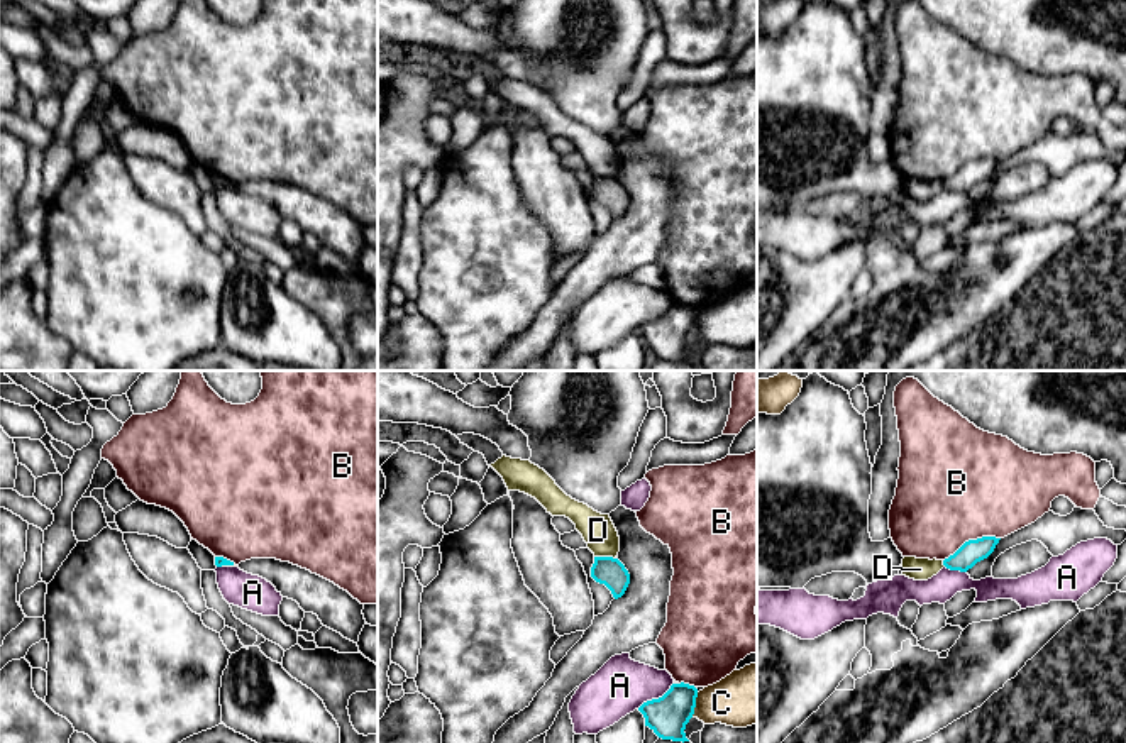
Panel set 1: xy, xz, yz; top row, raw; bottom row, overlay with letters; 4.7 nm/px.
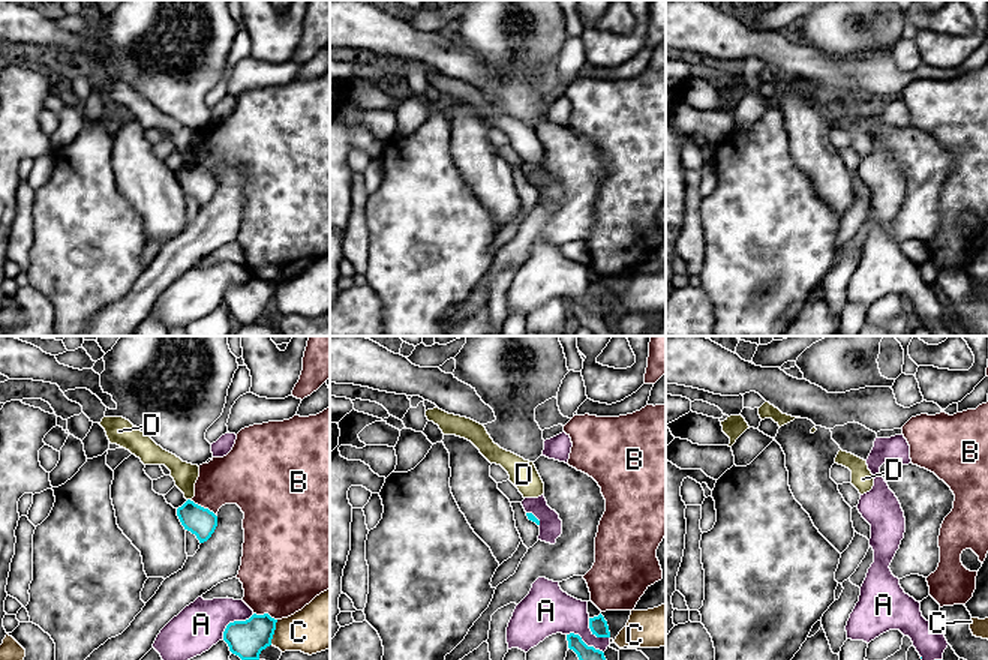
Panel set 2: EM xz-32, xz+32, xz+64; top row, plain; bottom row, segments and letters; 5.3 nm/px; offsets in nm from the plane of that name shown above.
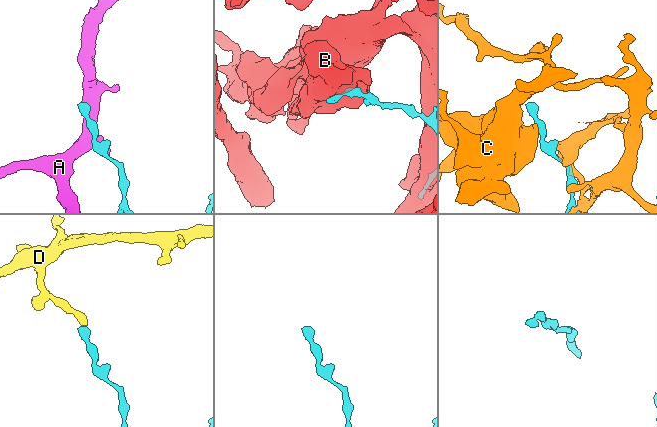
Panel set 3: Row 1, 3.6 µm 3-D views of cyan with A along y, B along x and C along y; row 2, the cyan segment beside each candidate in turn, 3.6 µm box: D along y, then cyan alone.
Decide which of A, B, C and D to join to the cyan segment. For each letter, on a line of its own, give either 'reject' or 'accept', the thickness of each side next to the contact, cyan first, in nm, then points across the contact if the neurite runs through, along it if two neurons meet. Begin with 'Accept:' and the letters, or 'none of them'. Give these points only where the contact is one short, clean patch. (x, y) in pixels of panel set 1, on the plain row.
Accept: none of them
A: reject; 190 nm thick on the cyan side, 260 nm on the other
B: reject; 110 nm thick on the cyan side, 500 nm on the other
C: reject; 190 nm thick on the cyan side, 260 nm on the other
D: reject; 140 nm thick on the cyan side, 160 nm on the other; border along xz (595, 176), (610, 176), (613, 180)

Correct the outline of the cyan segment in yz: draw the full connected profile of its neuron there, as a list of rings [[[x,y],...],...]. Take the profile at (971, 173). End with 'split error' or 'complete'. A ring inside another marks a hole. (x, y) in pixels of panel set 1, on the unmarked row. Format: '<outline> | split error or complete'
[[[982,157],[965,162],[953,176],[943,181],[943,186],[950,191],[967,193],[977,183],[987,179],[1001,159]]] | complete

